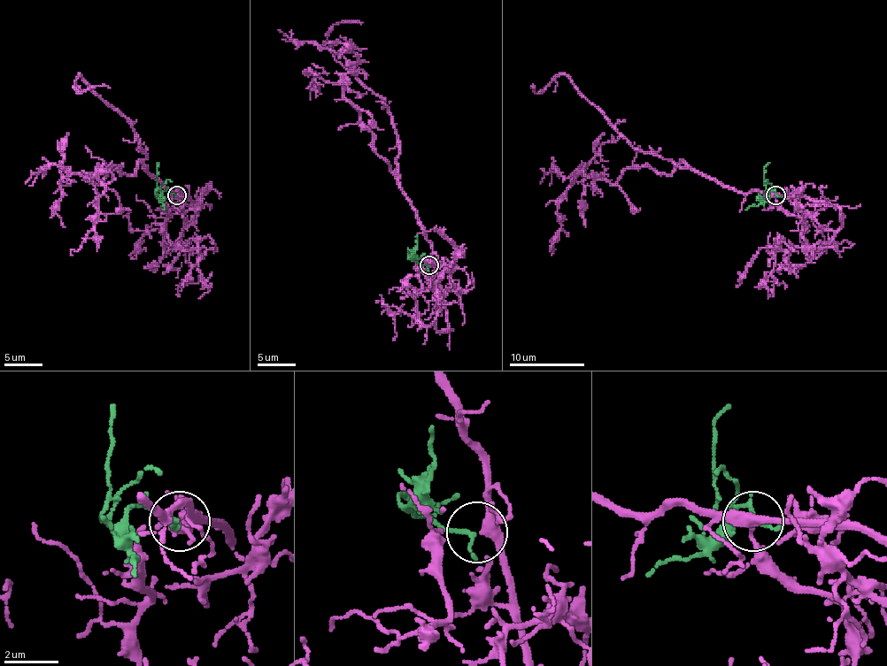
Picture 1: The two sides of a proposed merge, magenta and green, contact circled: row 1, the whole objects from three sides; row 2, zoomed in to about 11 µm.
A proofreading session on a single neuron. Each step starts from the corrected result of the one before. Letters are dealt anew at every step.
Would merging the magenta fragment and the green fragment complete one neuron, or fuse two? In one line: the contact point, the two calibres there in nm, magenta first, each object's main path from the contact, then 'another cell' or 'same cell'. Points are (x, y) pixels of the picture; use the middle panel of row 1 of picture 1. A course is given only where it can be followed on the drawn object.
at (429, 265); 300 nm thick on the magenta side, 170 nm on the other; magenta runs (430, 264), (425, 227), (375, 152), (360, 112), (343, 95), (343, 79), (357, 56), (350, 47), (325, 41); green runs (428, 264), (417, 263), (410, 257), (410, 254), (412, 259); same cell

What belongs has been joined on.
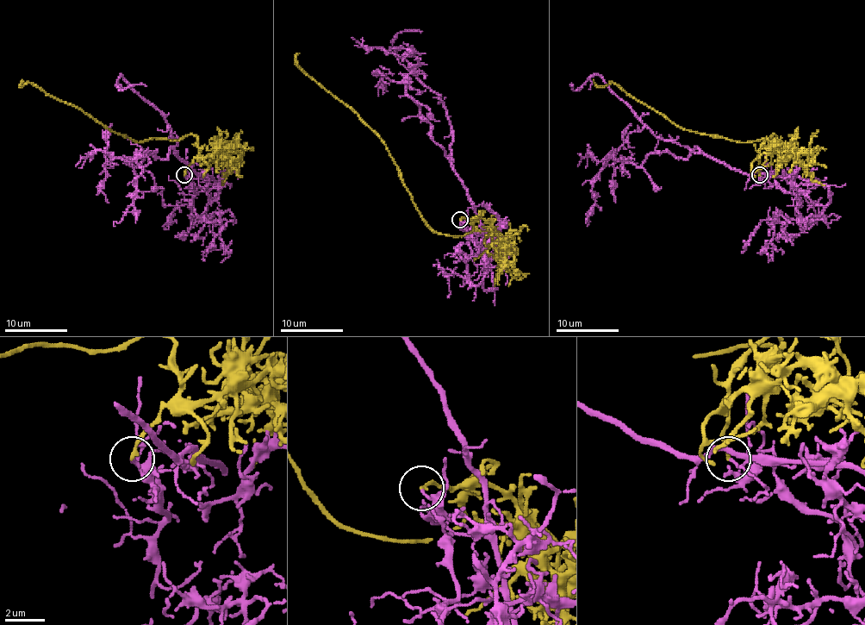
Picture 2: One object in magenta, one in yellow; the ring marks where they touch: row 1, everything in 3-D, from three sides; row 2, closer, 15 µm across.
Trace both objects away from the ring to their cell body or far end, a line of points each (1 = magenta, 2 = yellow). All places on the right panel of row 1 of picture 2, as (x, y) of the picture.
1: (760, 174), (773, 176), (743, 174), (697, 149), (687, 159), (655, 152), (636, 166), (611, 159), (587, 226)
2: (760, 174), (760, 147), (773, 134), (776, 140), (737, 142), (680, 128), (615, 84), (600, 86), (594, 79)

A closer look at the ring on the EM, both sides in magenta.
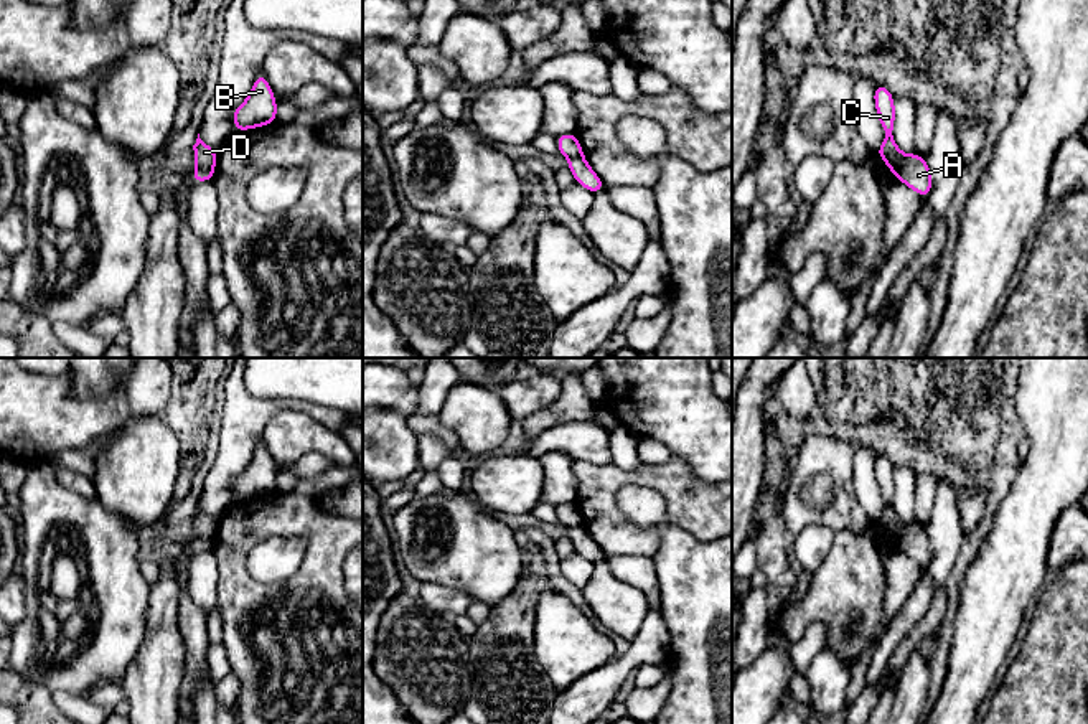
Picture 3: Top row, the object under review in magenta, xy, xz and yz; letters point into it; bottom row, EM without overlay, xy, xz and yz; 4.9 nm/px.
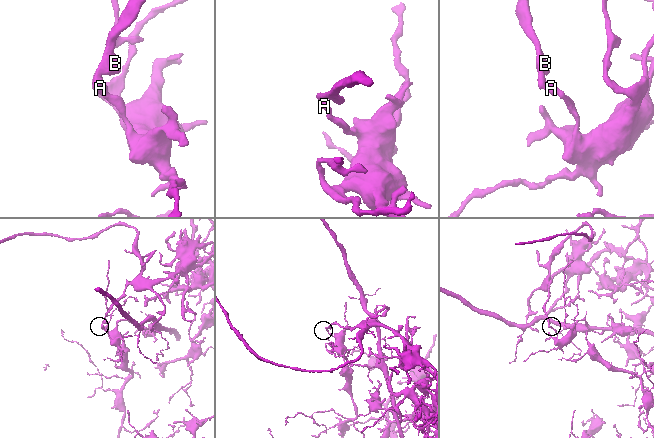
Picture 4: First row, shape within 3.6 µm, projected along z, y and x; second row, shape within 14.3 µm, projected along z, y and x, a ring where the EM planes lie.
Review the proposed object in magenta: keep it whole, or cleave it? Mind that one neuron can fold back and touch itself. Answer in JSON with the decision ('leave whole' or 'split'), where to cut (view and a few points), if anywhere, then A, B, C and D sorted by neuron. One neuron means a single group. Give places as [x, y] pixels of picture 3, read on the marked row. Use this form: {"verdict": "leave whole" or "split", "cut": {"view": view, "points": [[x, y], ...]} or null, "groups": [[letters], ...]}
{"verdict": "split", "cut": {"view": "xy", "points": [[213, 165], [195, 170]]}, "groups": [["A"], ["B", "C", "D"]]}

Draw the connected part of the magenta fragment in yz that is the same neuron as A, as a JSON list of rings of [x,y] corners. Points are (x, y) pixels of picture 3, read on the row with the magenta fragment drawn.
[[[915,152],[910,155],[905,155],[895,176],[910,190],[918,193],[923,200],[930,195],[933,188],[928,162],[925,157],[920,157]]]

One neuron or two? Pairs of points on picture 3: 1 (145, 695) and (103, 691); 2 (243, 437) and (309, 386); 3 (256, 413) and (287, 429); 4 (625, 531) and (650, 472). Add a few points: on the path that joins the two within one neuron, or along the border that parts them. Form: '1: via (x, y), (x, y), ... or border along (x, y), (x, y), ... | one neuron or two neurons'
1: border along (112, 683), (121, 688), (124, 698) | two neurons
2: border along (256, 396), (299, 398), (332, 408) | two neurons
3: border along (307, 413), (279, 411), (266, 426), (262, 441) | two neurons
4: via (610, 512), (610, 492), (625, 477), (630, 477) | one neuron

